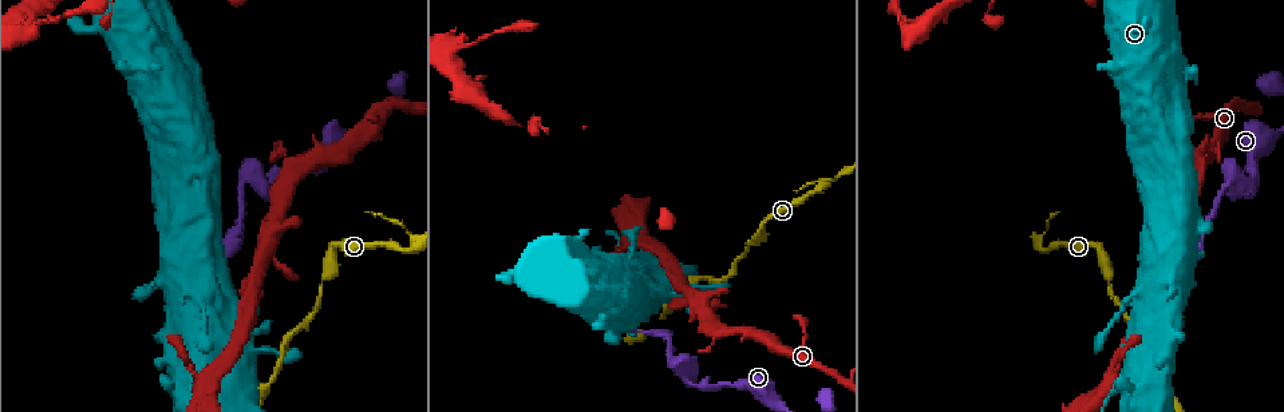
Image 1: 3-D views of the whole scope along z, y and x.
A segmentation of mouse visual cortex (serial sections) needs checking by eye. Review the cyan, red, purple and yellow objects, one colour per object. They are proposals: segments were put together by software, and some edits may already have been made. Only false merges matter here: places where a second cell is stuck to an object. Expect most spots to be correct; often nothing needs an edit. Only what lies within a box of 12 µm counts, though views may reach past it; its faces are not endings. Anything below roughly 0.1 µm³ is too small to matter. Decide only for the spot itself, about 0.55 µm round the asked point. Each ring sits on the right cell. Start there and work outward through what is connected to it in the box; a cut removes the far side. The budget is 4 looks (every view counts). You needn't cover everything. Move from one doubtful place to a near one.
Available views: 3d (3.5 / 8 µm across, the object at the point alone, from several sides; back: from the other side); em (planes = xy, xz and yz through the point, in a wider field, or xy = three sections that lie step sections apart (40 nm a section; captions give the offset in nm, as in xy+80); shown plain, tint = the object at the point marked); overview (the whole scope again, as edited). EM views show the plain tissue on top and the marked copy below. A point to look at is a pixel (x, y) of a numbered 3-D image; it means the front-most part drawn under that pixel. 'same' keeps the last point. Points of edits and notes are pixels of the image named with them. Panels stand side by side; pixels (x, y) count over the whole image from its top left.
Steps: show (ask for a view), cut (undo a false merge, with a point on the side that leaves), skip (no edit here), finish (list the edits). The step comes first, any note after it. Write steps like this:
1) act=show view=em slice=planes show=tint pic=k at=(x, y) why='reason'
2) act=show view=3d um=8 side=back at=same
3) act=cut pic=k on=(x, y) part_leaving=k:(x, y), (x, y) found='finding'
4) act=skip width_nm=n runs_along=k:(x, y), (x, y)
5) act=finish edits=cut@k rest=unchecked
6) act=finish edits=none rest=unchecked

act=show view=3d um=3.5 pic=1 at=(1253, 184) why='narrows sharply'

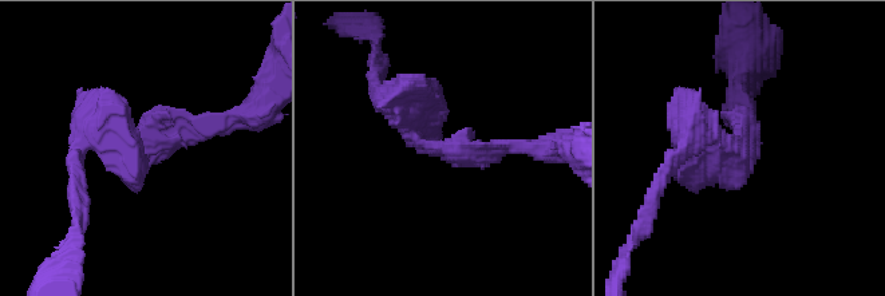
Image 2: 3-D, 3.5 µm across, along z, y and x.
act=show view=em slice=xy step=1 show=tint pic=2 at=(418, 144) why='shape alone is not enough'

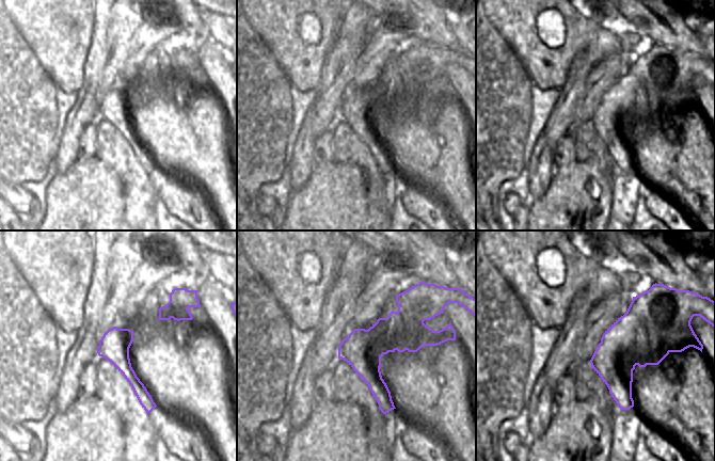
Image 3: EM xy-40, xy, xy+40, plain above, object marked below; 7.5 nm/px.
act=skip runs_along=2:(501, 148), (423, 148), (378, 86) found='one cell here'

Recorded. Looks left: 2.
act=show view=3d um=3.5 pic=1 at=(249, 315) why='sharp bend'

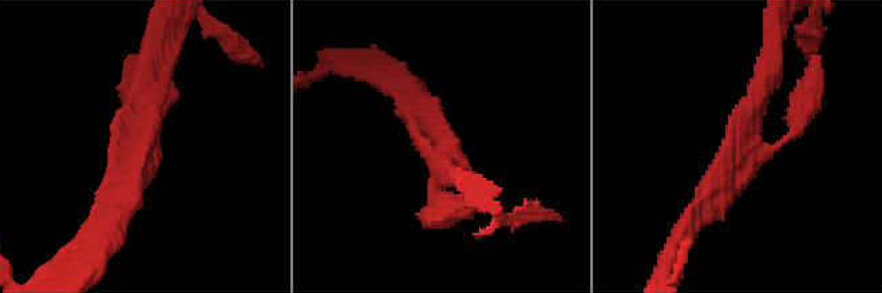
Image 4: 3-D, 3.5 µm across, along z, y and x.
act=show view=em slice=xy step=5 show=tint pic=4 at=(747, 144) arms=3 arm_widths_nm=200,300,400

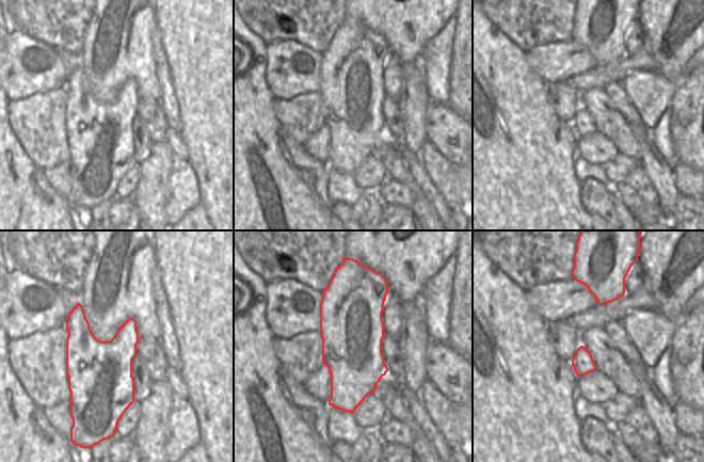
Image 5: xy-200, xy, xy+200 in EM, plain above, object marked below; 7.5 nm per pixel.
act=skip runs_along=4:(771, 64), (738, 163), (696, 217) found='all the same cell'

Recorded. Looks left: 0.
act=finish edits=none rest=unchecked

